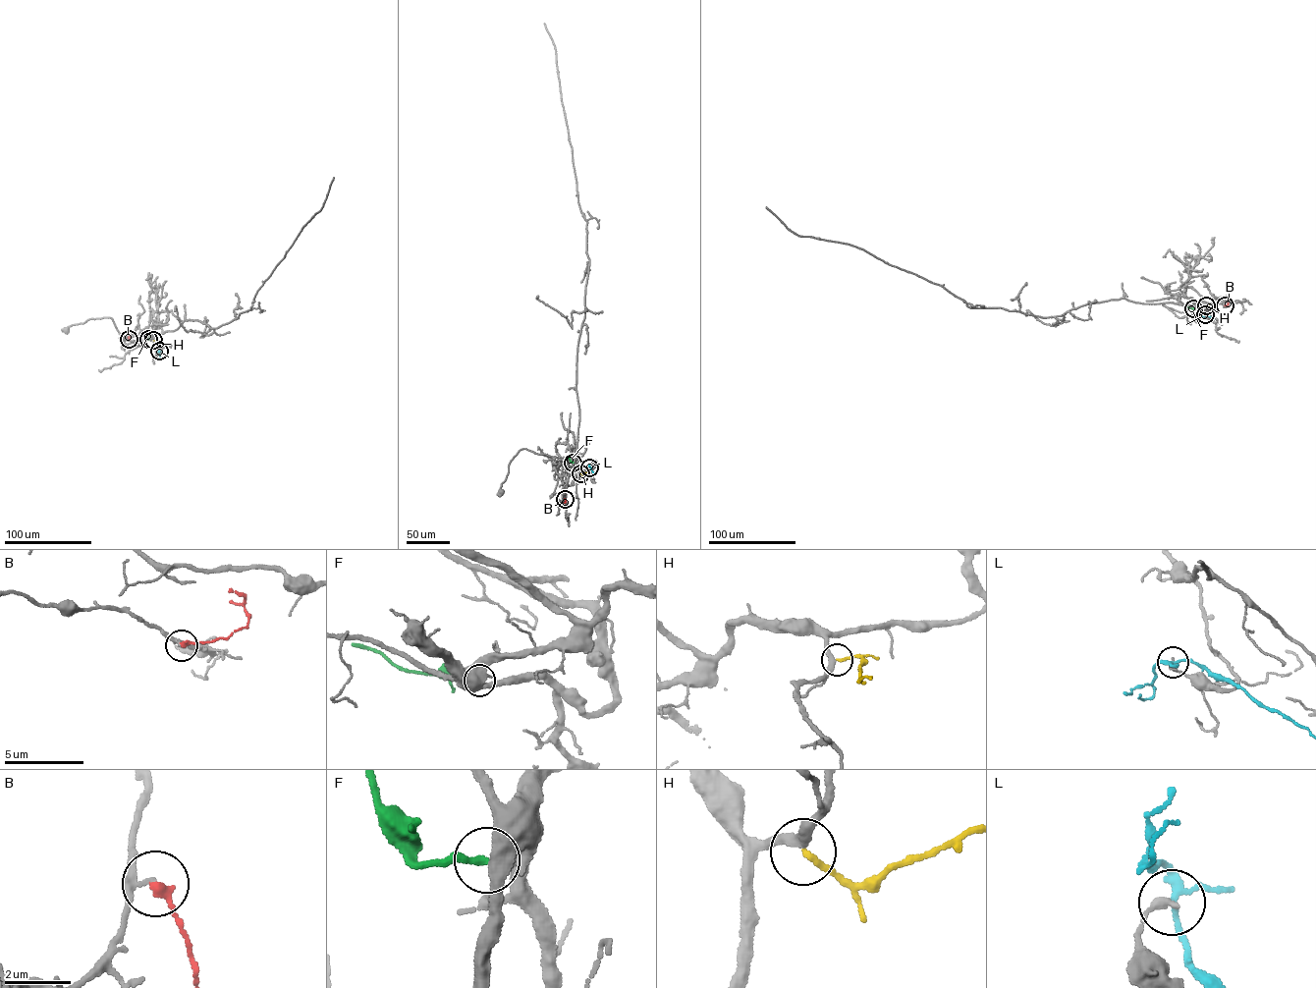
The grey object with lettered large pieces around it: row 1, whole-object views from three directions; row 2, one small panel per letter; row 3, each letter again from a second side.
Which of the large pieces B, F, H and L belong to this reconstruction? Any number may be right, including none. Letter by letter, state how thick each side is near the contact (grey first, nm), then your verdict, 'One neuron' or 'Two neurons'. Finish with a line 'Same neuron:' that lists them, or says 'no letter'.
B: Thickness 160 nm (grey) against 280 nm. Two neurons
F: Thickness 380 nm (grey) against 240 nm. Two neurons
H: Thickness 240 nm (grey) against 170 nm. Two neurons
L: Thickness 260 nm (grey) against 170 nm. Two neurons
Same neuron: no letter

